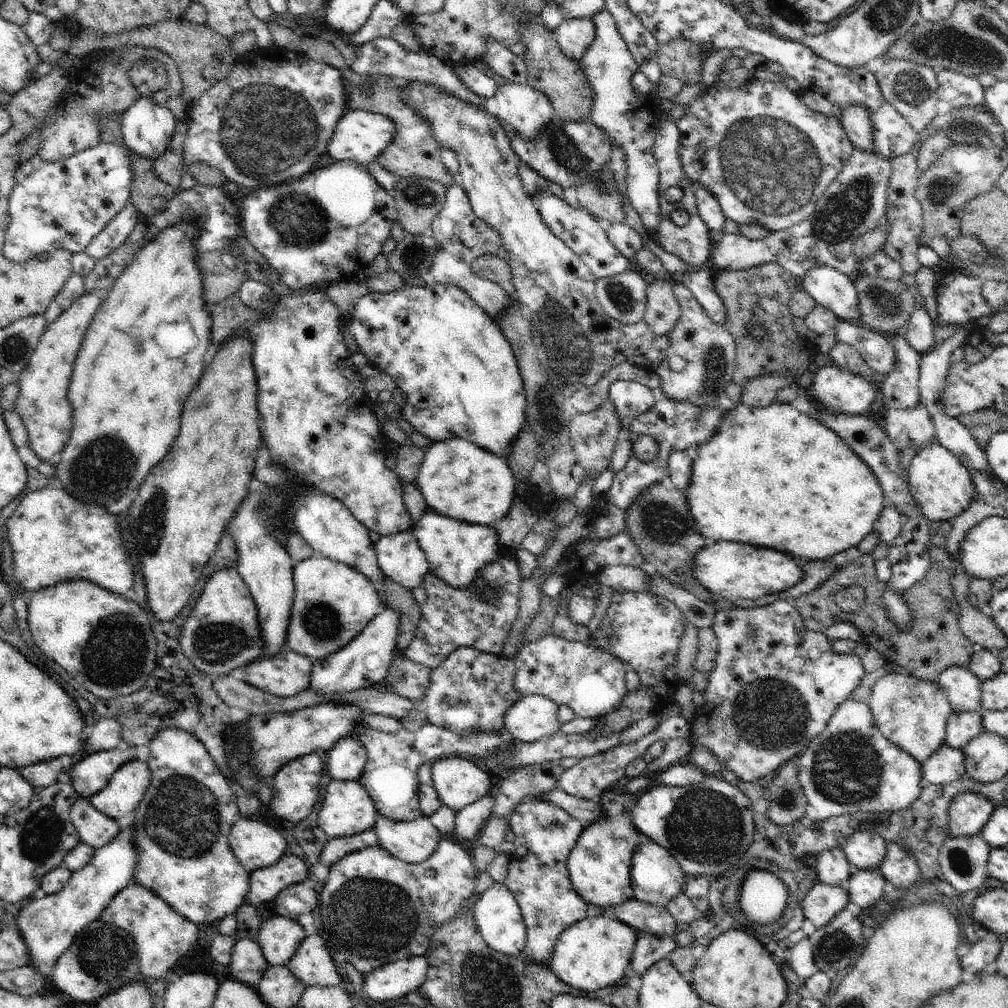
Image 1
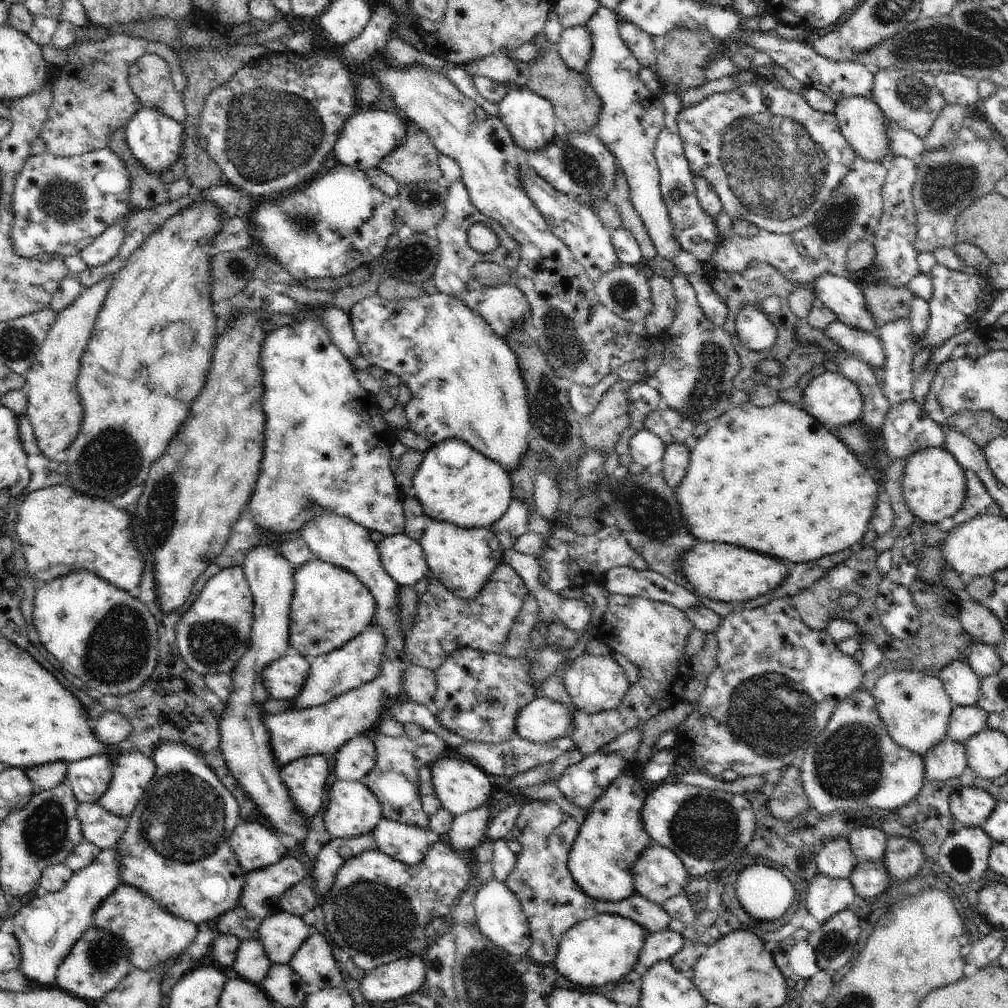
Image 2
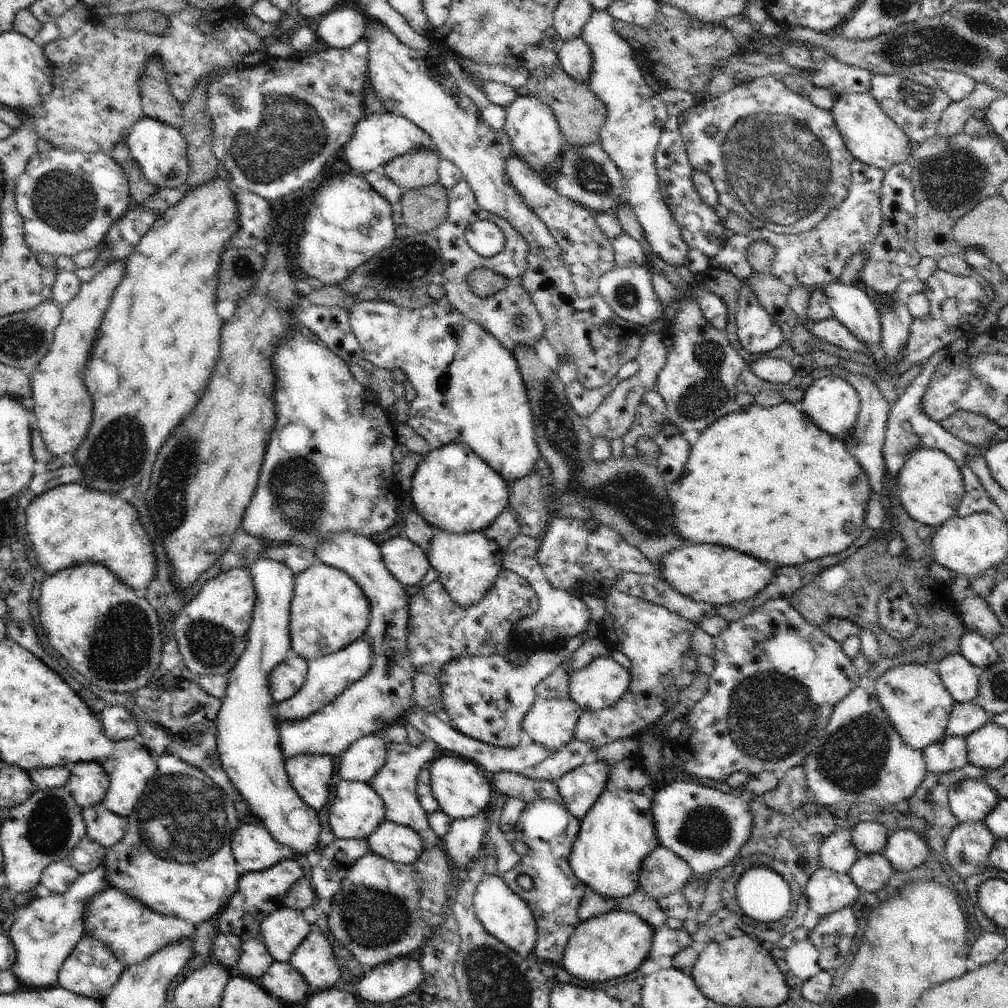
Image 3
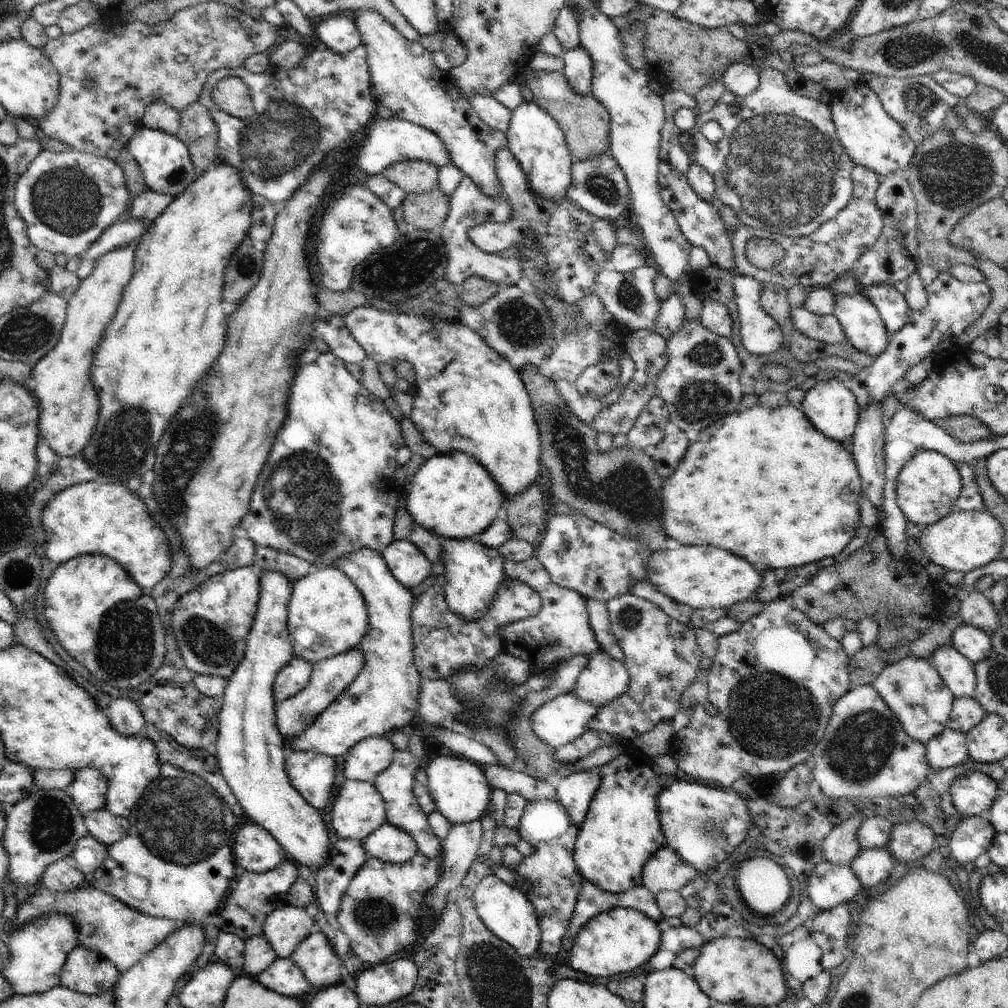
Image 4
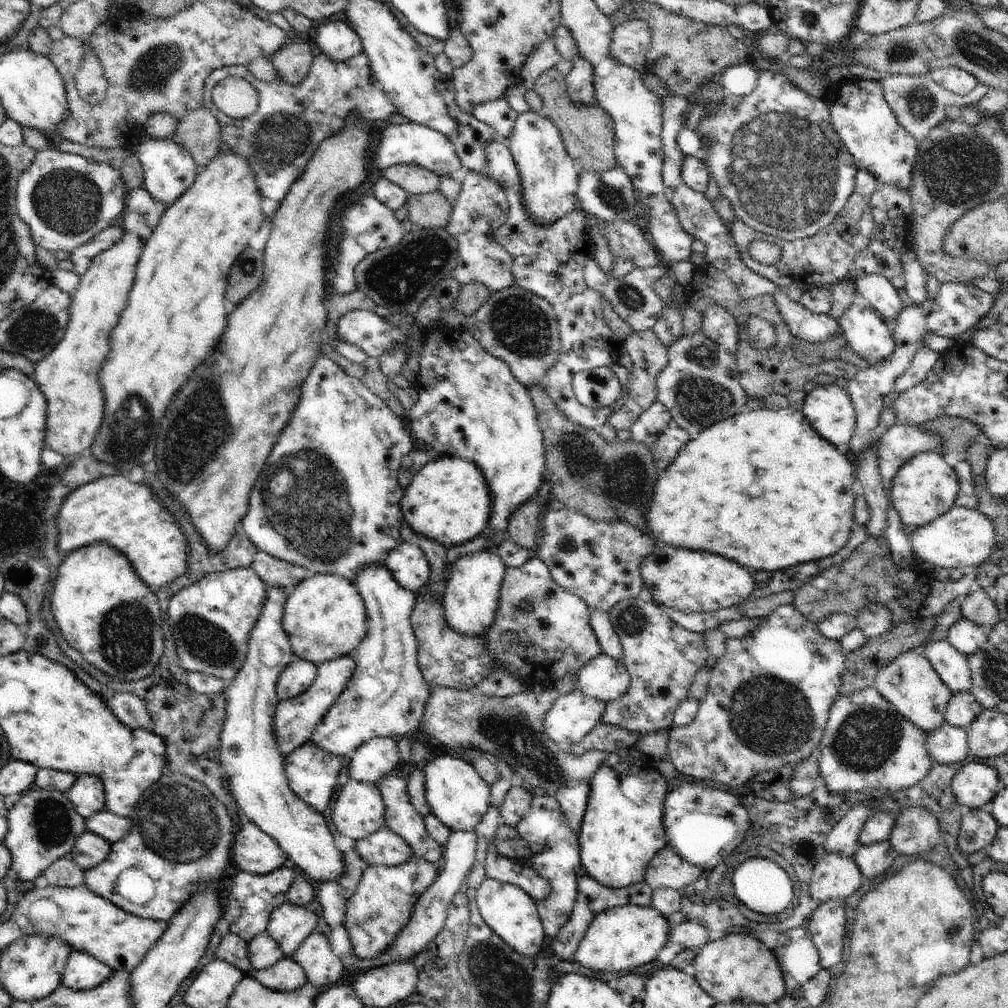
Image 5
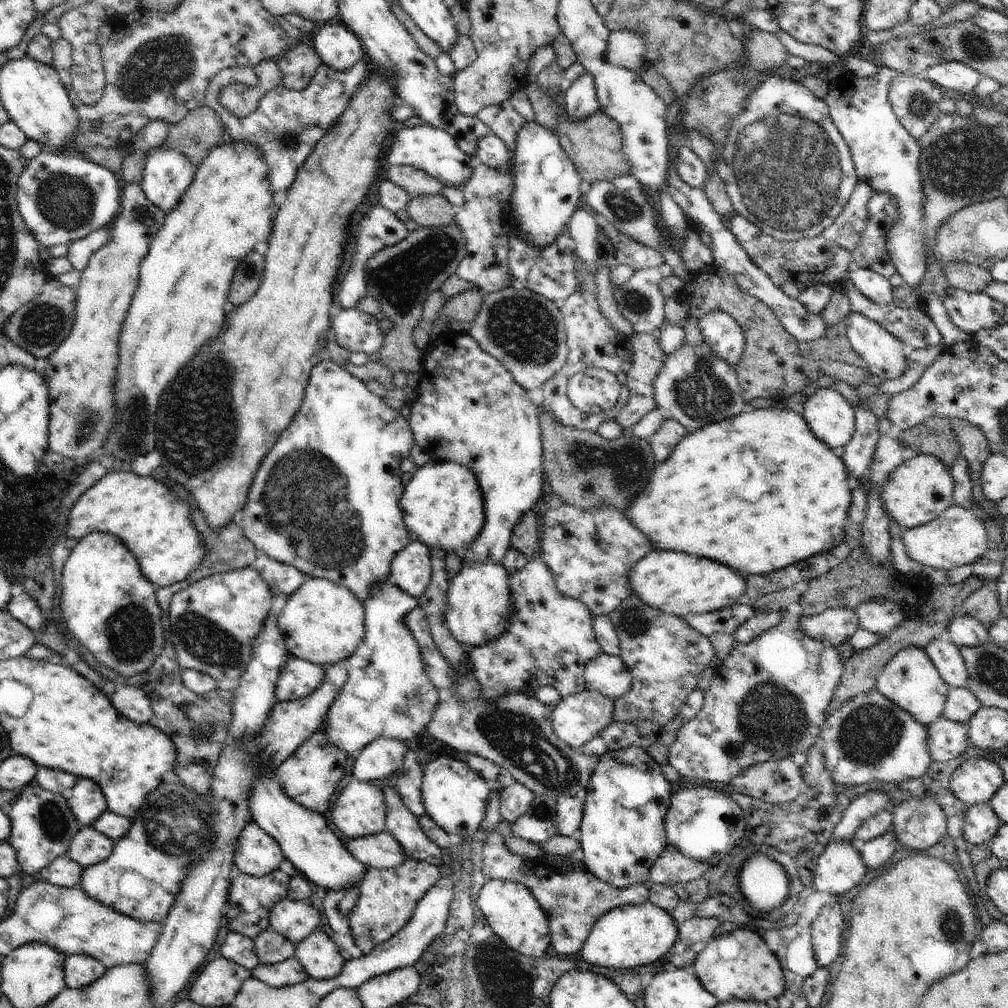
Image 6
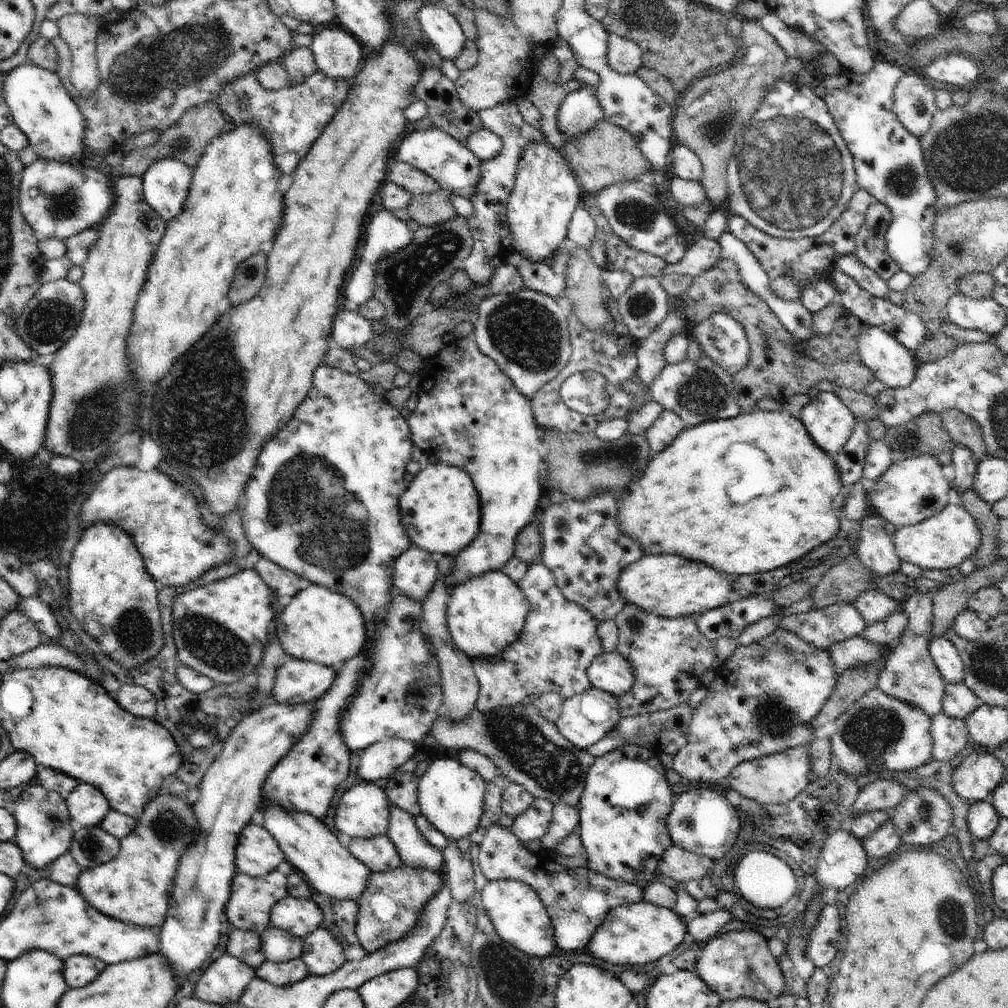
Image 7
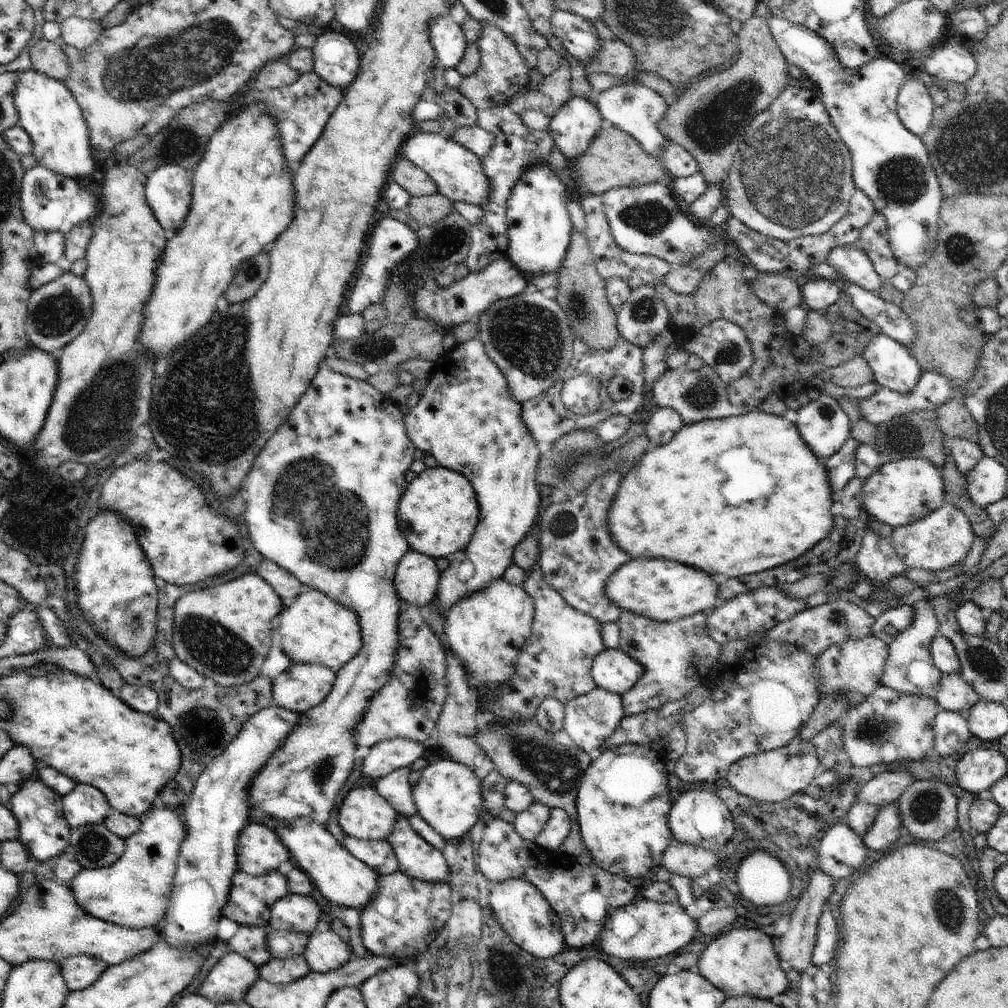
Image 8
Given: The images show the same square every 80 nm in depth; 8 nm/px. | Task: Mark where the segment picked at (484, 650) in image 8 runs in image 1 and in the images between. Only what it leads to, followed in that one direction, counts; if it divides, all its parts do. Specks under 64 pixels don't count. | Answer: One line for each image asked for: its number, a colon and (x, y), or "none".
1: (456, 551)
2: (462, 559)
3: (468, 564)
4: (474, 572)
5: (471, 598)
6: (479, 608)
7: (485, 614)

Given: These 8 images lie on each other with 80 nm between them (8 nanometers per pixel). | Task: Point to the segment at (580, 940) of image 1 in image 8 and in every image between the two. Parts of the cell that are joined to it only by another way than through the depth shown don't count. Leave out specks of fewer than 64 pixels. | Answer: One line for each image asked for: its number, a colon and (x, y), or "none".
2: (602, 949)
3: (613, 944)
4: (613, 942)
5: (622, 938)
6: (628, 936)
7: (641, 932)
8: (644, 929)

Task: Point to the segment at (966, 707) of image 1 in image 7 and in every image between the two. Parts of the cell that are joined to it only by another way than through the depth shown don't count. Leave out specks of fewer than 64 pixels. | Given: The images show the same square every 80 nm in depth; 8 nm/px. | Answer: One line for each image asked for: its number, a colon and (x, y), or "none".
2: (960, 681)
3: (960, 676)
4: (957, 672)
5: (952, 666)
6: (945, 655)
7: (942, 650)

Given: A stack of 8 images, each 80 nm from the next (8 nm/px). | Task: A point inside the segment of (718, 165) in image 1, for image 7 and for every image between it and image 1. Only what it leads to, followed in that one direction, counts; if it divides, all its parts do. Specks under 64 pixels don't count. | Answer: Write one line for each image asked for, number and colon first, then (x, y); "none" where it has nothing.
2: (773, 160)
3: (778, 160)
4: (780, 166)
5: (775, 155)
6: (788, 171)
7: (791, 175)

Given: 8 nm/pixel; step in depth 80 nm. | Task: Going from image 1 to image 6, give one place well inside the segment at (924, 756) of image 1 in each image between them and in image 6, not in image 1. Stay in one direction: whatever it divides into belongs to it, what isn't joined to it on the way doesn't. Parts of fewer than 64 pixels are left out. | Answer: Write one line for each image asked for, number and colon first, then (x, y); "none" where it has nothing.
2: (915, 709)
3: (915, 698)
4: (912, 688)
5: (910, 683)
6: (909, 679)

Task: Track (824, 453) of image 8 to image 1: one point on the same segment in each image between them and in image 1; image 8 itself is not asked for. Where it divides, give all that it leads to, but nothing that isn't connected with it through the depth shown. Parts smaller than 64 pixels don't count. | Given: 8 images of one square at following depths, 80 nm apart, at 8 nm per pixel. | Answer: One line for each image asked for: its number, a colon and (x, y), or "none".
1: (833, 390)
2: (834, 401)
3: (833, 404)
4: (831, 407)
5: (829, 409)
6: (830, 417)
7: (829, 422)

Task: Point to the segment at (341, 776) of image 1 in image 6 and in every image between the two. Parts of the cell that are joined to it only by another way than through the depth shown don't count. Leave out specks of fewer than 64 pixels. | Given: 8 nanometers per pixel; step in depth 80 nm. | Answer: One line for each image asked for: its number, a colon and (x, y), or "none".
2: (357, 757)
3: (364, 758)
4: (364, 762)
5: (373, 760)
6: (382, 757)

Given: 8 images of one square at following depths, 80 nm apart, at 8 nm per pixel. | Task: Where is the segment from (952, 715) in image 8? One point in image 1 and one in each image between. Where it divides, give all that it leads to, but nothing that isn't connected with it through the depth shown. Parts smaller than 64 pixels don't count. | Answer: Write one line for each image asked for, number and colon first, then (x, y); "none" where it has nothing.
1: (947, 764)
2: (947, 760)
3: (950, 753)
4: (949, 749)
5: (946, 744)
6: (948, 739)
7: (950, 735)

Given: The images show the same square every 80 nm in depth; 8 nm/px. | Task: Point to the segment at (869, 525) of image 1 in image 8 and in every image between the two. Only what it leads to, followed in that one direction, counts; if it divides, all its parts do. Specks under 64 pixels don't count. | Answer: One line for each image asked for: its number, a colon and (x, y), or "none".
2: (772, 479)
3: (766, 481)
4: (764, 484)
5: (762, 488)
6: (757, 492)
7: (745, 495)
8: (737, 495)

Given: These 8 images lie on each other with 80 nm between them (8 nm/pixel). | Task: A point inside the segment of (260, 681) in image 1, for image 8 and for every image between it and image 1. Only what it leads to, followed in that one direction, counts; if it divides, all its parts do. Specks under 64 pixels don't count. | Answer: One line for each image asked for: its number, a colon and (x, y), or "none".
2: (284, 678)
3: (288, 677)
4: (293, 677)
5: (299, 675)
6: (299, 678)
7: (297, 682)
8: (300, 687)

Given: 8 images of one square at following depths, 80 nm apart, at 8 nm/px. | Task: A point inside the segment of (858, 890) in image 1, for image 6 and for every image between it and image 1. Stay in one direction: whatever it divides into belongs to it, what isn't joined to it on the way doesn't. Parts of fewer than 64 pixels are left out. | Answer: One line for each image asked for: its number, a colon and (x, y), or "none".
2: (870, 878)
3: (870, 872)
4: (873, 866)
5: (873, 859)
6: (876, 852)

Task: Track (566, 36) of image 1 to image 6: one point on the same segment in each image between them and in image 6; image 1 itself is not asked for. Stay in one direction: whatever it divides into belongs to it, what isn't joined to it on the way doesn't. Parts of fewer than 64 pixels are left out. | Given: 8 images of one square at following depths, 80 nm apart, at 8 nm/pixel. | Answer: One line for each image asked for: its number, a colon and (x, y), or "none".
2: (575, 45)
3: (575, 57)
4: (578, 69)
5: (580, 88)
6: (580, 103)

